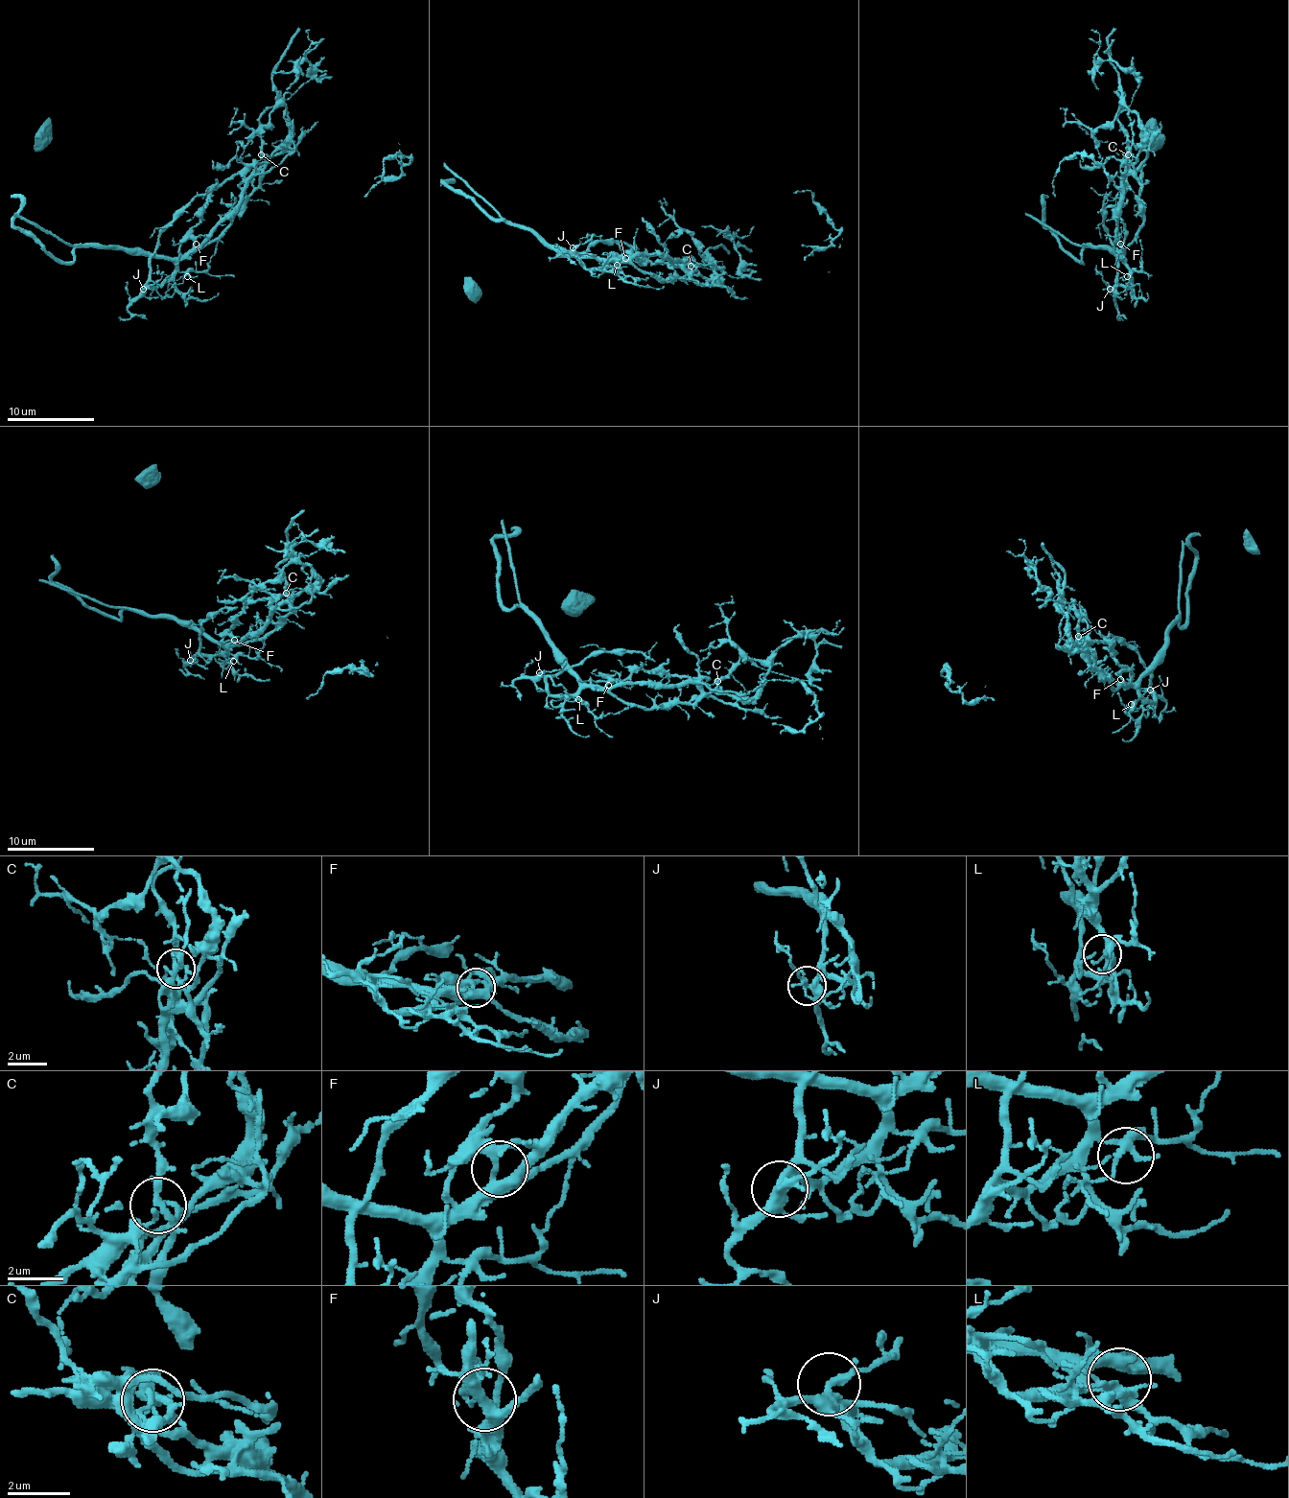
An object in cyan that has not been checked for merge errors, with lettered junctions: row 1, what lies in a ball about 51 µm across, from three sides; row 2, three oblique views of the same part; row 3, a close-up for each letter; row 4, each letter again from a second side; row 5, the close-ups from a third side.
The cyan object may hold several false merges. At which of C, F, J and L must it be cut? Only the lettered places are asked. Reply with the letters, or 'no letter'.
C

